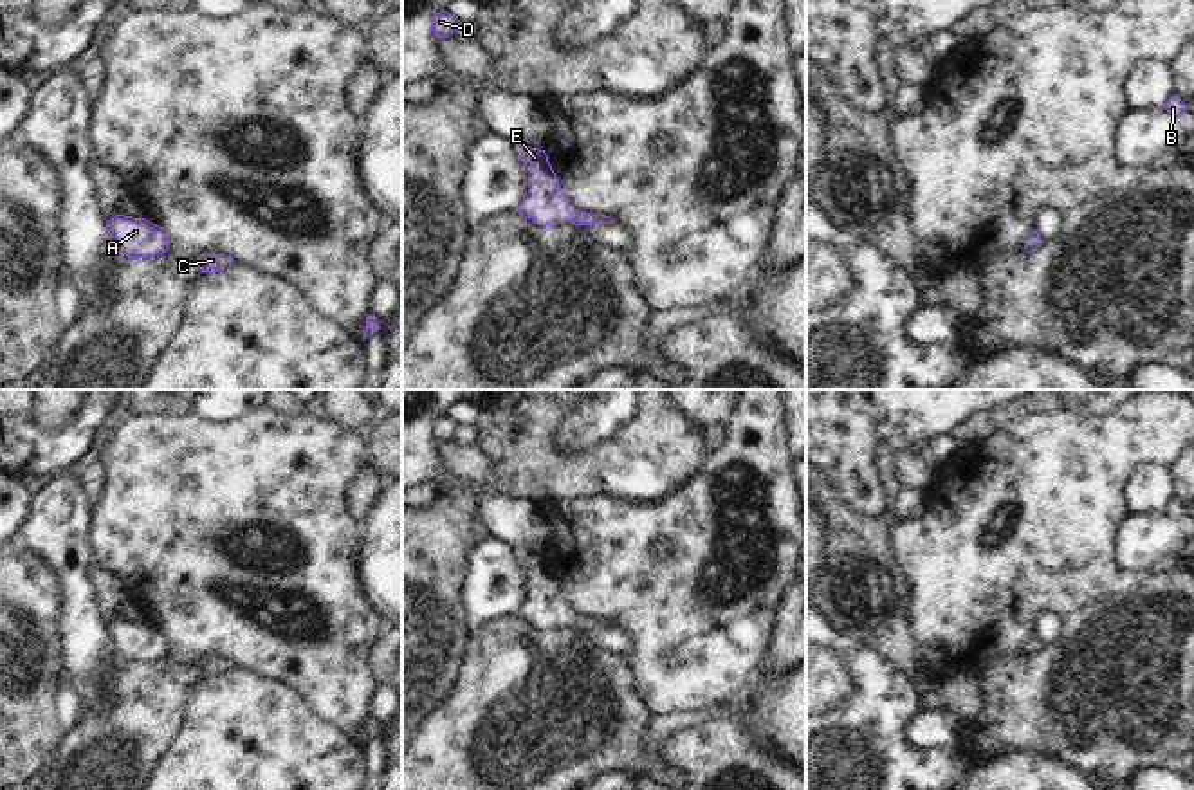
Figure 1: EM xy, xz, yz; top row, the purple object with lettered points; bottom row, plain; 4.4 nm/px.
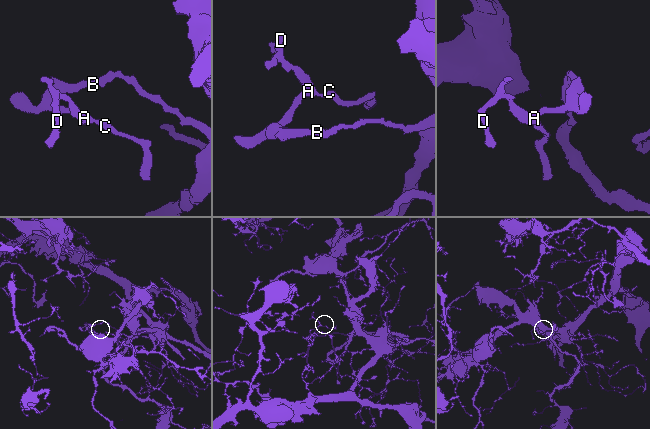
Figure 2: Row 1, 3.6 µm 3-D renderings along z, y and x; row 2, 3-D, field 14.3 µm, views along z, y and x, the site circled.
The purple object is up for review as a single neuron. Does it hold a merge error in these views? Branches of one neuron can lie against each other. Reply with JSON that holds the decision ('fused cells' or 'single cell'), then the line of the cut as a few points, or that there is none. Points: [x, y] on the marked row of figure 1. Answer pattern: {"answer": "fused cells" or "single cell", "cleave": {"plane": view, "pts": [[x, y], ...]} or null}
{"answer": "single cell", "cleave": null}

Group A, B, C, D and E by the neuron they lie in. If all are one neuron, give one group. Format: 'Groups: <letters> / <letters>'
Groups: A B C D E

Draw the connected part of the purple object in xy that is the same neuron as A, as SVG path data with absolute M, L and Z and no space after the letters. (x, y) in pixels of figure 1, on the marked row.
M115 215L106 222L115 251L128 258L153 258L168 253L170 242L162 229L146 218Z

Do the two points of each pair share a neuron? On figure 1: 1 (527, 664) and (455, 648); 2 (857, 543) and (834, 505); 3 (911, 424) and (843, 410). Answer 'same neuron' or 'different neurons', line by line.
1: different neurons
2: same neuron
3: same neuron

